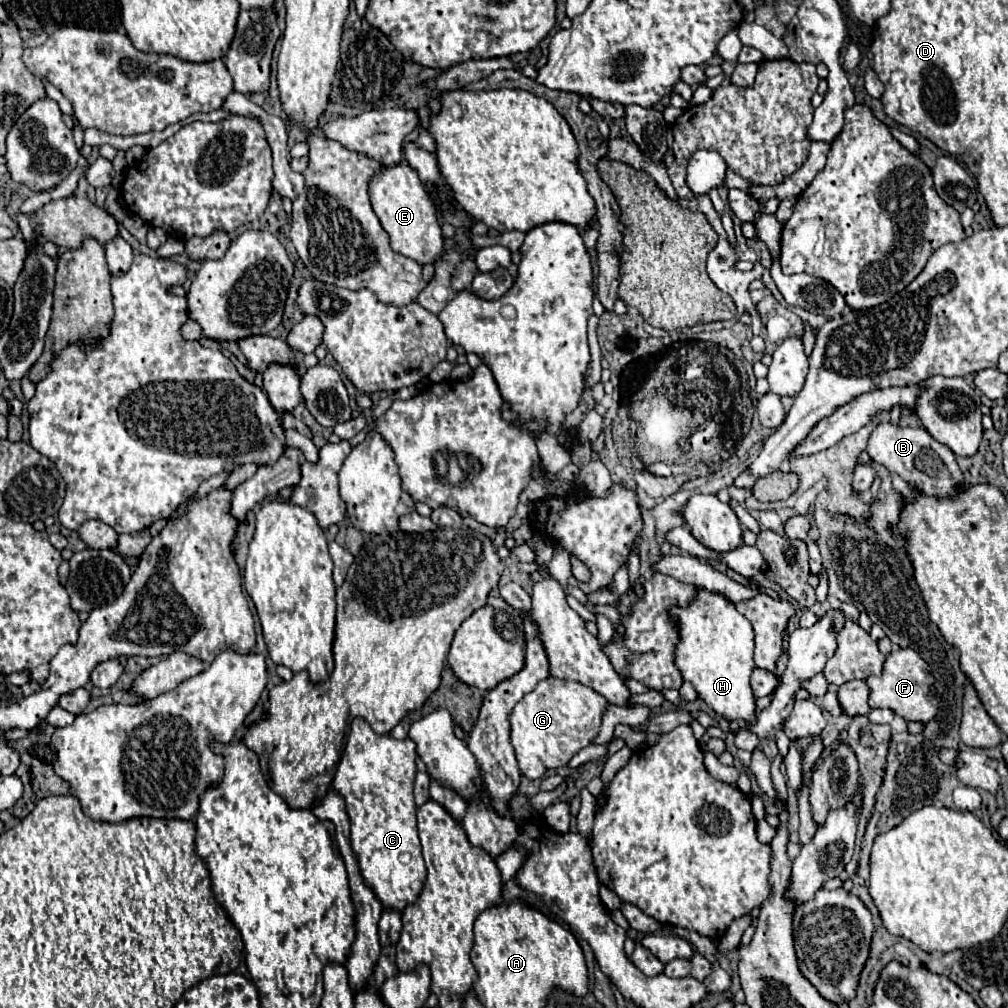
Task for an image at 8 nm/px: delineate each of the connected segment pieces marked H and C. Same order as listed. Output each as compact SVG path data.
M698 589L694 603L686 609L670 609L670 615L678 619L680 643L676 647L676 667L684 681L690 681L698 691L698 697L722 719L754 723L756 697L750 687L750 675L754 669L754 629L750 621L740 615L726 597L718 597L712 591Z
M354 717L350 725L350 735L346 739L344 755L336 769L332 787L344 797L346 811L350 817L350 841L358 857L358 867L364 883L376 893L386 909L404 911L406 905L414 903L422 891L426 879L426 865L422 859L422 845L416 831L416 803L412 795L412 785L416 777L416 743L412 739L394 739L390 735L378 735L370 725Z

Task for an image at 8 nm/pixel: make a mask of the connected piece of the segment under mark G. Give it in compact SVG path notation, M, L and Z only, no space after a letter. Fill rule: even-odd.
M554 677L538 683L536 689L528 693L510 715L510 737L522 775L528 779L540 779L548 769L568 765L568 761L580 749L594 743L596 735L600 733L600 719L604 709L606 699L582 683Z

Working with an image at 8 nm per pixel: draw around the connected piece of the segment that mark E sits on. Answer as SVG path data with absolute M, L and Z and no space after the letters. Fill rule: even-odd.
M400 163L398 167L392 169L382 167L382 173L372 179L368 193L374 213L378 215L386 233L390 235L392 251L416 261L418 265L436 263L444 251L442 229L436 219L436 207L428 191L422 187L418 173L406 163Z

